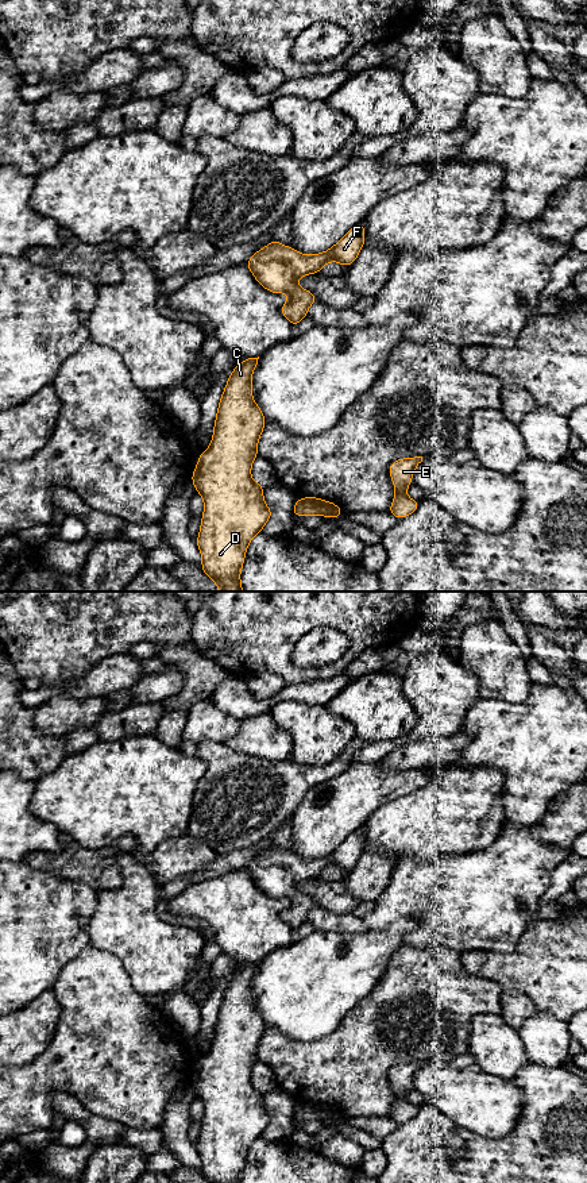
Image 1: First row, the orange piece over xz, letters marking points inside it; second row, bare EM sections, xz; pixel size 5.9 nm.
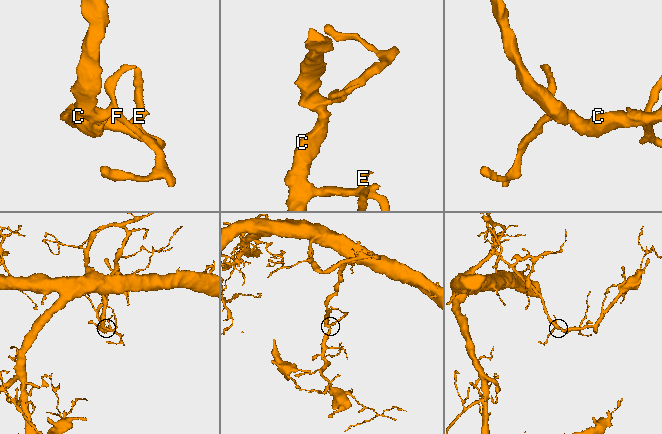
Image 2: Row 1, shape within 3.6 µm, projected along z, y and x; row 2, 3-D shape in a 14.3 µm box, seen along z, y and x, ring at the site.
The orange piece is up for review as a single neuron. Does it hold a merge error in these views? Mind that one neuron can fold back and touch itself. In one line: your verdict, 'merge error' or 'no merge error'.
no merge error

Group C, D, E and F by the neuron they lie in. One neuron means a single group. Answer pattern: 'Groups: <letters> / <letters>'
Groups: C D E F

